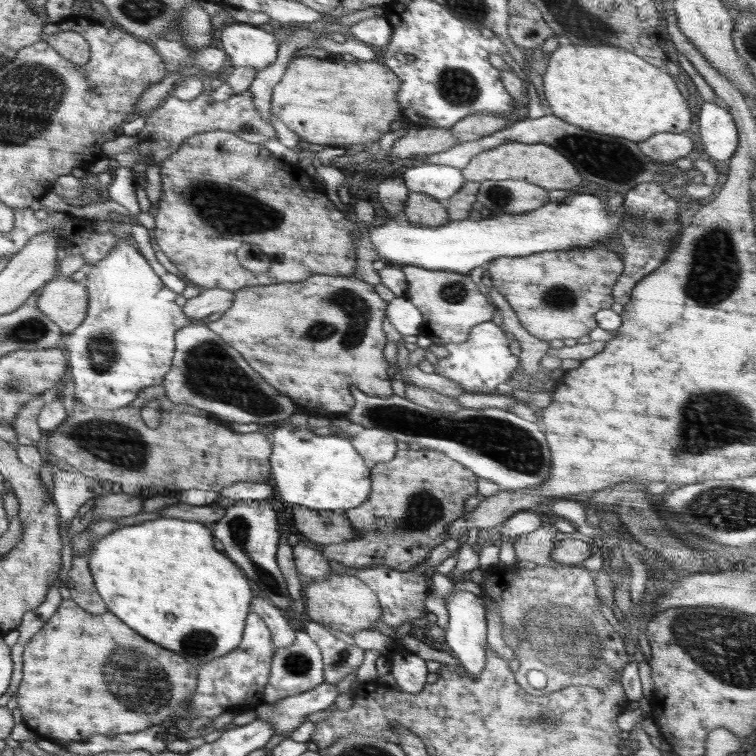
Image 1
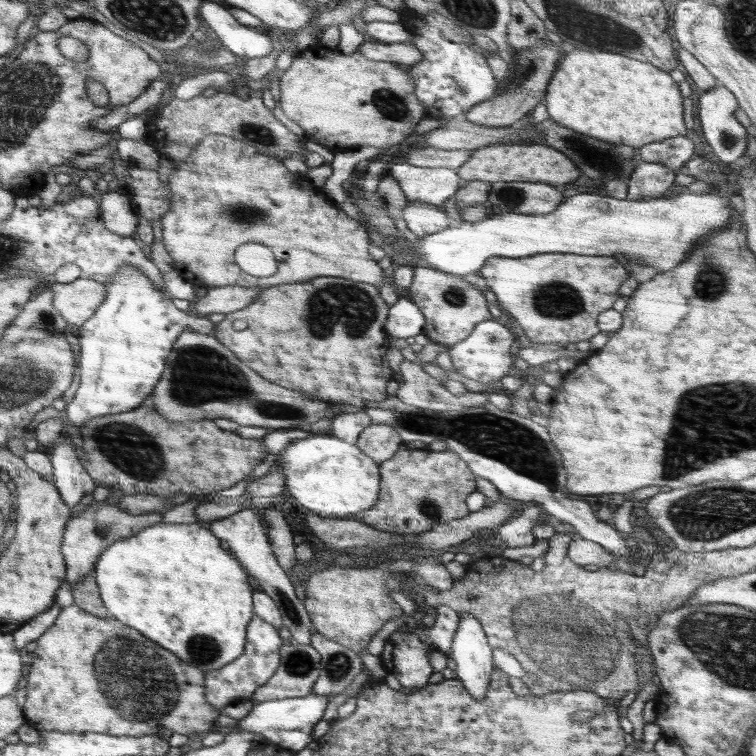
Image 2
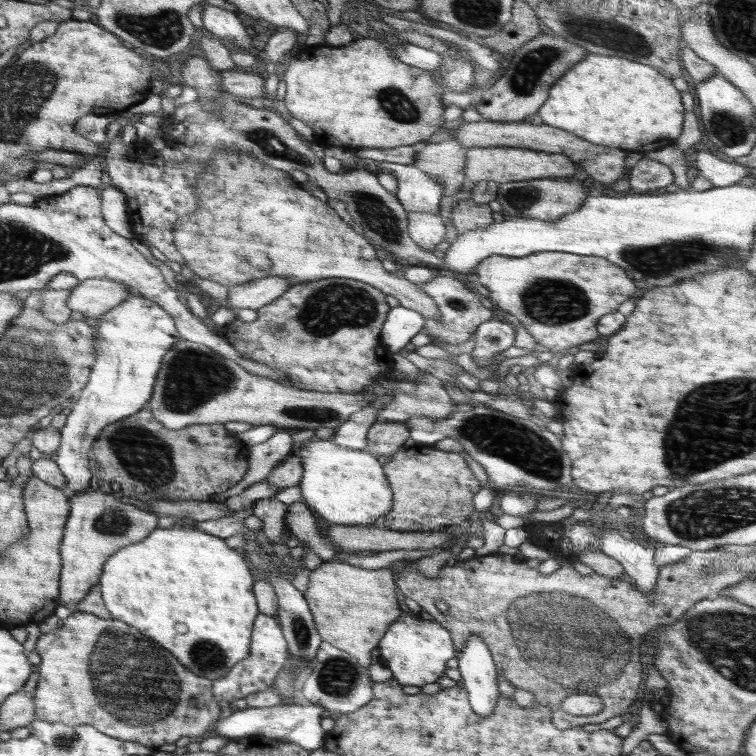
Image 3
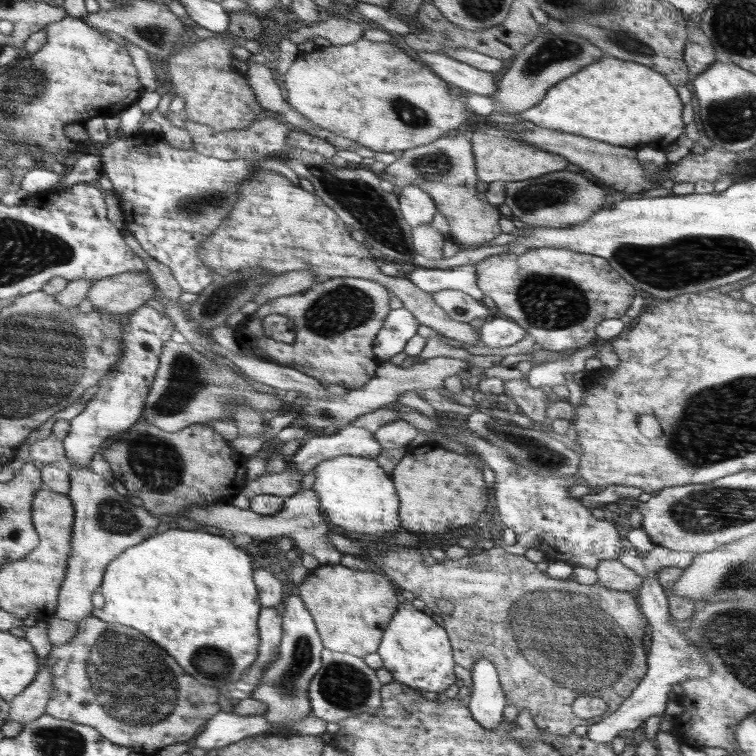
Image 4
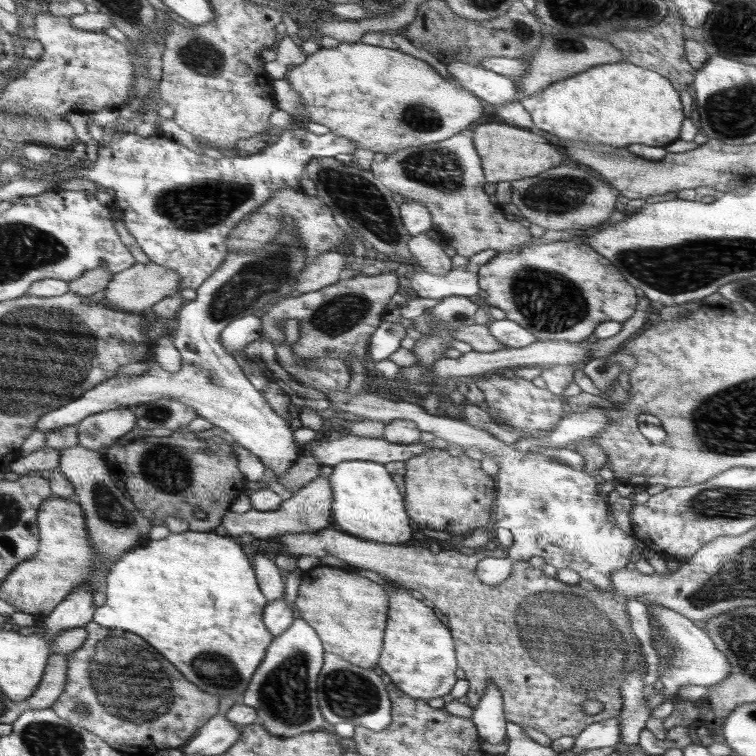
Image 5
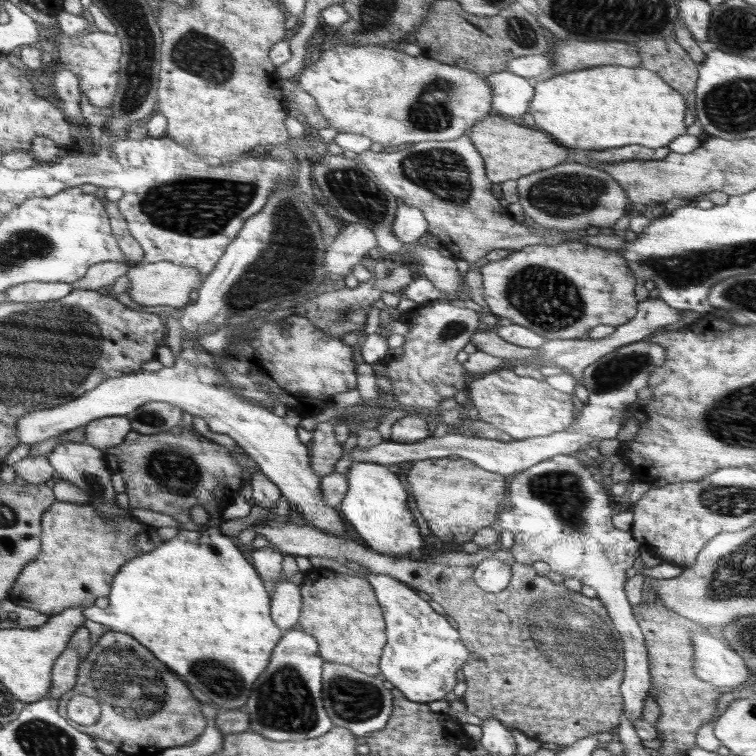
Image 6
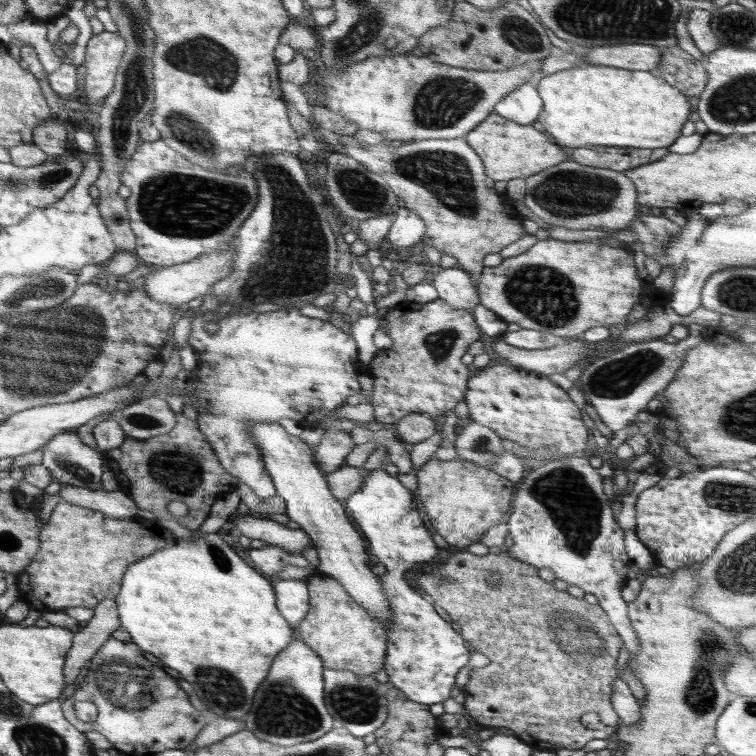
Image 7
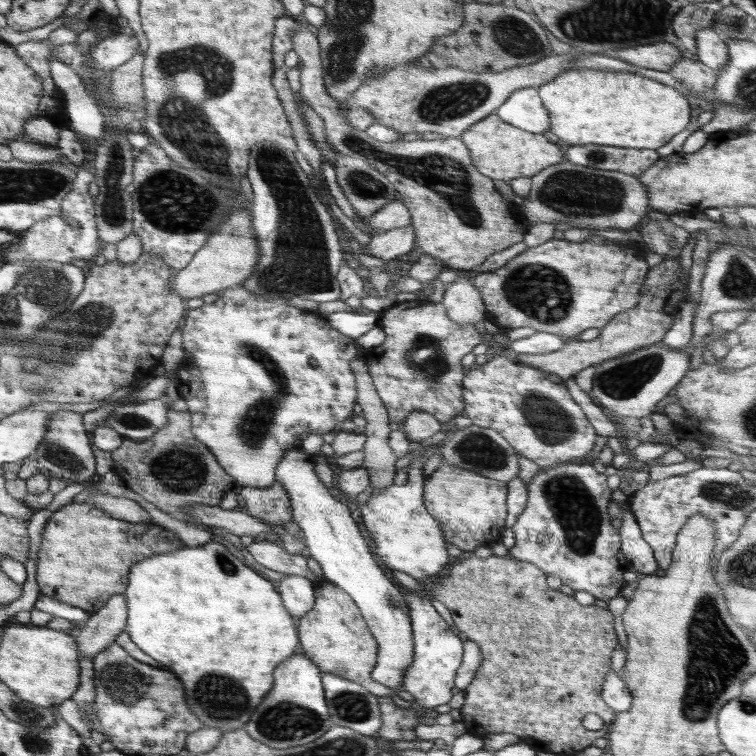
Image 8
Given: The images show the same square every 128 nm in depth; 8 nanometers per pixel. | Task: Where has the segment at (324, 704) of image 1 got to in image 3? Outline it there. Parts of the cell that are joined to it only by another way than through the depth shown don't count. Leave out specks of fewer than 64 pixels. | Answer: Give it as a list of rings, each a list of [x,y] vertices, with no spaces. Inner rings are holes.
[[[302,701],[272,706],[270,708],[245,708],[235,709],[233,714],[226,718],[219,718],[214,723],[214,734],[232,740],[242,737],[268,737],[269,739],[282,739],[293,742],[306,750],[312,751],[324,744],[324,737],[327,733],[320,726],[320,715],[323,708],[319,704],[303,703]]]

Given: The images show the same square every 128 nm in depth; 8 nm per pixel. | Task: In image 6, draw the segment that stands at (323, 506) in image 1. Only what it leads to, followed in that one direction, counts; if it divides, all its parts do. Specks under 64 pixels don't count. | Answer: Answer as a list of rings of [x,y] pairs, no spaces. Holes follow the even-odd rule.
[[[370,462],[353,463],[346,474],[348,491],[337,507],[342,520],[348,522],[376,553],[394,557],[419,553],[424,541],[410,510],[410,493],[401,477],[388,471],[387,465]]]

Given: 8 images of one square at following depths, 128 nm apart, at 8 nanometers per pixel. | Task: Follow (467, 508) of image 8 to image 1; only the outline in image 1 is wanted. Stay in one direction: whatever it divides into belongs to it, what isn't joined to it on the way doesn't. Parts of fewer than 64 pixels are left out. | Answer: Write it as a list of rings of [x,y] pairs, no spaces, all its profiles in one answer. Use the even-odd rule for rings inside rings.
[[[399,444],[391,461],[371,466],[368,502],[343,511],[357,538],[346,543],[324,545],[321,553],[326,559],[354,571],[380,565],[408,571],[424,562],[436,546],[449,538],[448,526],[466,514],[464,503],[478,493],[477,480],[476,474],[468,467],[444,456],[444,453],[422,448],[412,450]]]

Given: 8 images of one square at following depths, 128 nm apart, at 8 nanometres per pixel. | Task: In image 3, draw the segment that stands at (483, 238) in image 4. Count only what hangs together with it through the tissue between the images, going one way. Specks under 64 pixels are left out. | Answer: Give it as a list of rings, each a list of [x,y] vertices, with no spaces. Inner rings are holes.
[[[444,140],[436,144],[424,143],[420,152],[416,154],[413,165],[441,182],[443,196],[458,194],[467,180],[463,173],[465,157],[456,140]],[[464,199],[451,205],[449,210],[455,215],[451,222],[459,234],[477,228],[485,228],[494,221],[492,218],[493,211],[488,205],[476,204],[470,199]]]

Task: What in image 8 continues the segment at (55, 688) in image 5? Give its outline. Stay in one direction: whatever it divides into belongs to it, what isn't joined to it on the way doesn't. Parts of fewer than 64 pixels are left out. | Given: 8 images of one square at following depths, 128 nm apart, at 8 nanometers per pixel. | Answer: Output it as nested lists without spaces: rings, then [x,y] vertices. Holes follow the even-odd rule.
[[[124,594],[112,596],[106,602],[102,609],[98,609],[92,613],[83,624],[80,625],[76,632],[76,642],[78,642],[78,657],[84,657],[92,660],[96,654],[104,650],[107,646],[114,643],[114,639],[118,637],[126,628],[128,605]]]

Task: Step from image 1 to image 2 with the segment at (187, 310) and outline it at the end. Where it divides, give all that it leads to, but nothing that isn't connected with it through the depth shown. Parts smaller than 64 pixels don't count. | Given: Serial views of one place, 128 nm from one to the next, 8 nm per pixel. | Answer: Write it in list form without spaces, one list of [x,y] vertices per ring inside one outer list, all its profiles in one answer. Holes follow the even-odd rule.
[[[238,285],[209,287],[206,295],[196,299],[189,311],[201,317],[209,316],[214,312],[226,315],[252,304],[260,290],[263,289],[242,288]]]

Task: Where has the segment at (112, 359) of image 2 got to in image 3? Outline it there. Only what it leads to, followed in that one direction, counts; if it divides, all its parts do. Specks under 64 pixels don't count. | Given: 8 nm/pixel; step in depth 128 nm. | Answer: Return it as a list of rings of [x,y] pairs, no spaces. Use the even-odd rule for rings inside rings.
[[[130,294],[130,299],[121,302],[115,309],[109,310],[103,317],[96,320],[98,332],[95,335],[95,349],[98,355],[95,364],[92,365],[90,380],[86,388],[82,389],[78,395],[78,401],[72,405],[72,411],[63,419],[61,431],[61,443],[59,449],[55,451],[54,459],[66,483],[66,490],[74,496],[82,491],[88,490],[92,472],[88,466],[88,450],[94,446],[94,440],[98,440],[108,425],[113,422],[122,421],[123,418],[136,414],[146,406],[152,398],[154,383],[163,356],[172,348],[179,337],[174,319],[166,310],[160,308],[155,302],[144,299],[139,294]]]

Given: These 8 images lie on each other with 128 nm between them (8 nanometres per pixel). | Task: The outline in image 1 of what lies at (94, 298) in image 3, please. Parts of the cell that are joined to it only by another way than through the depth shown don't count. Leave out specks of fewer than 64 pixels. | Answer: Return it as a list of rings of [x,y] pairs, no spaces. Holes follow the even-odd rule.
[[[54,278],[38,292],[38,308],[64,333],[83,324],[89,304],[87,286],[70,278]]]

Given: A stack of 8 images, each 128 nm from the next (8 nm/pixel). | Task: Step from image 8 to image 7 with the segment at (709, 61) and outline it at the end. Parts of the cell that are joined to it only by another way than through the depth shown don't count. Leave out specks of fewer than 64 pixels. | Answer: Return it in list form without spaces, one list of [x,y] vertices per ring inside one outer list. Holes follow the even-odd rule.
[[[688,8],[687,29],[696,47],[704,54],[704,58],[712,55],[718,49],[718,38],[712,34],[710,20],[713,10],[703,8]]]

